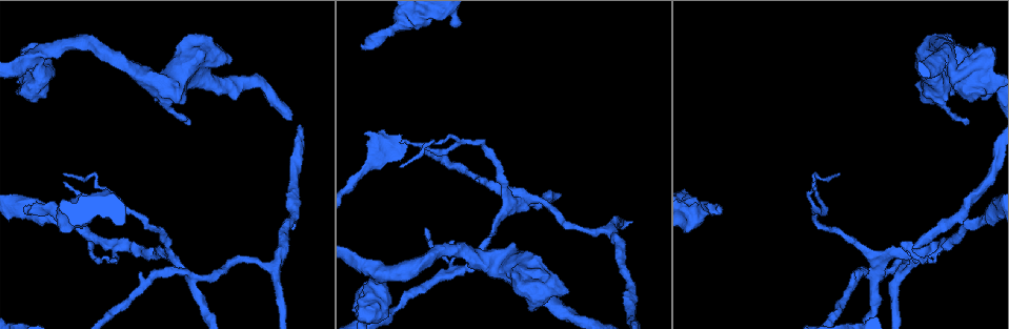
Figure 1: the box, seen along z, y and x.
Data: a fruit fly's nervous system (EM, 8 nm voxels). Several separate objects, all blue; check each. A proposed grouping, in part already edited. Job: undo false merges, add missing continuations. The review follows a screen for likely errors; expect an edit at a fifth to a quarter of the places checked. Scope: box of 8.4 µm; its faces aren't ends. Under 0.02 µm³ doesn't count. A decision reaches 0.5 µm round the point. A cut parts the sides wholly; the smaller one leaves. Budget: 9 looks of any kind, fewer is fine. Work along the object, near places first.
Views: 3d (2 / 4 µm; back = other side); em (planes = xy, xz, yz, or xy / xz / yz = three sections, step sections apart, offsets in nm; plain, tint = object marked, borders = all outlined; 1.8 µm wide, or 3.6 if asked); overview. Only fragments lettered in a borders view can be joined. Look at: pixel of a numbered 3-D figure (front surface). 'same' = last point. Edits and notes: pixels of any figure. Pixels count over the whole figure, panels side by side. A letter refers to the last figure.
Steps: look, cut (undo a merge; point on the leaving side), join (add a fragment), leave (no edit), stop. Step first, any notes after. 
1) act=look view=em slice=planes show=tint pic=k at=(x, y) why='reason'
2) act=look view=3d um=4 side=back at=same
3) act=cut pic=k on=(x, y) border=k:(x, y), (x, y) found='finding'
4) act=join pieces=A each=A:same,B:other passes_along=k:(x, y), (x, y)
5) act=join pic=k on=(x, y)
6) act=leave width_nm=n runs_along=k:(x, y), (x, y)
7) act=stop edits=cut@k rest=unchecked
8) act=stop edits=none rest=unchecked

act=look view=em slice=planes show=borders pic=1 at=(872, 265) why='sharp bend'

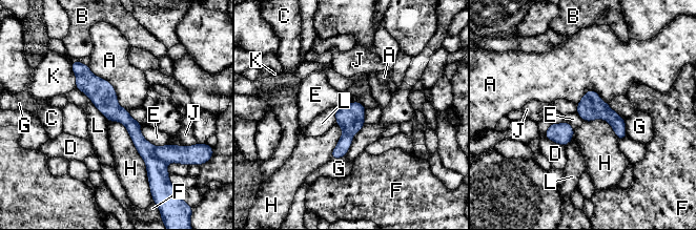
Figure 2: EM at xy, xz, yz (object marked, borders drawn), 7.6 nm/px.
act=cut pic=2 on=(161, 188) width_nm=190 each=A:other,B:other,C:other,D:other,E:other,F:other,G:other,H:other,J:other,K:other,L:other part_leaving=2:(76, 64), (134, 127), (148, 166) found='two cells meet here'

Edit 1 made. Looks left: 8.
act=look view=em slice=planes show=borders pic=1 at=(274, 266) why='branch point'

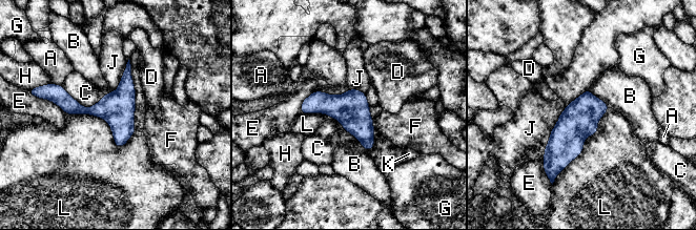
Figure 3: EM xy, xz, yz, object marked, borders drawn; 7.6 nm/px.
act=leave width_nm=260 each=A:other,B:other,C:other,D:other,E:other,F:other,G:other,H:other,J:other,K:other,L:other runs_along=3:(53, 97), (81, 110), (110, 110), (131, 130) found='one cell here'

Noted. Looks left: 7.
act=look view=3d um=4 side=back pic=1 at=(459, 25) why='an open end'

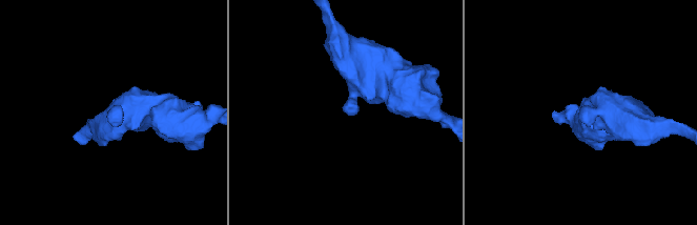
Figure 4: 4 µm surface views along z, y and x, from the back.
act=look view=em slice=planes show=plain pic=4 at=(106, 117) why='need the tissue'

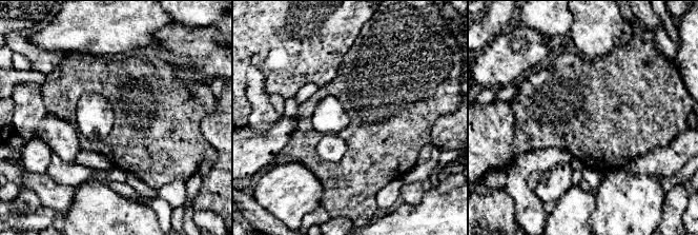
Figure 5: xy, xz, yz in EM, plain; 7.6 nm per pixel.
act=look view=em slice=planes show=borders at=same

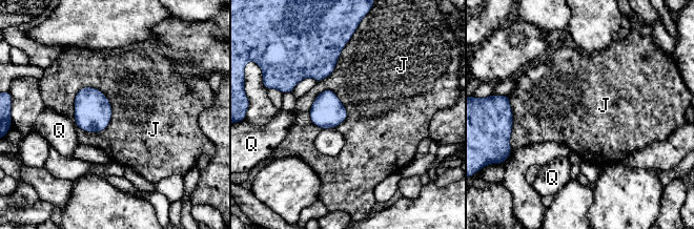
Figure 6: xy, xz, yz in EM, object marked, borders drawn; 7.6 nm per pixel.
act=leave each=J:other,Q:other border=6:(81, 87), (109, 101), (100, 132) found='no lettered fragment goes on from it'

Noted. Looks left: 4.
act=look view=3d um=2 side=back pic=1 at=(362, 49) why='an open end'

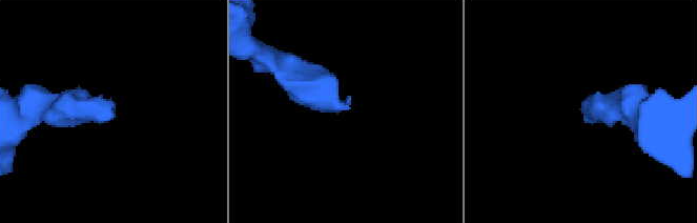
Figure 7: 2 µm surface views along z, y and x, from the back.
act=look view=em um=3.6 slice=planes show=borders pic=7 at=(584, 114) why='shape alone is not enough'

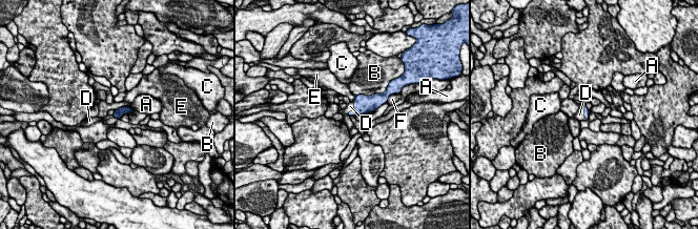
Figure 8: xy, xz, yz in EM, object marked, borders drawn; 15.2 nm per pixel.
act=join pic=8 on=(350, 106) each=A:other,B:other,C:other,D:same,E:other,F:other passes_along=8:(363, 104), (354, 108), (350, 106) found='the cell continues'

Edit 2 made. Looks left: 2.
act=stop edits=cut@2,join@8 rest=unchecked

